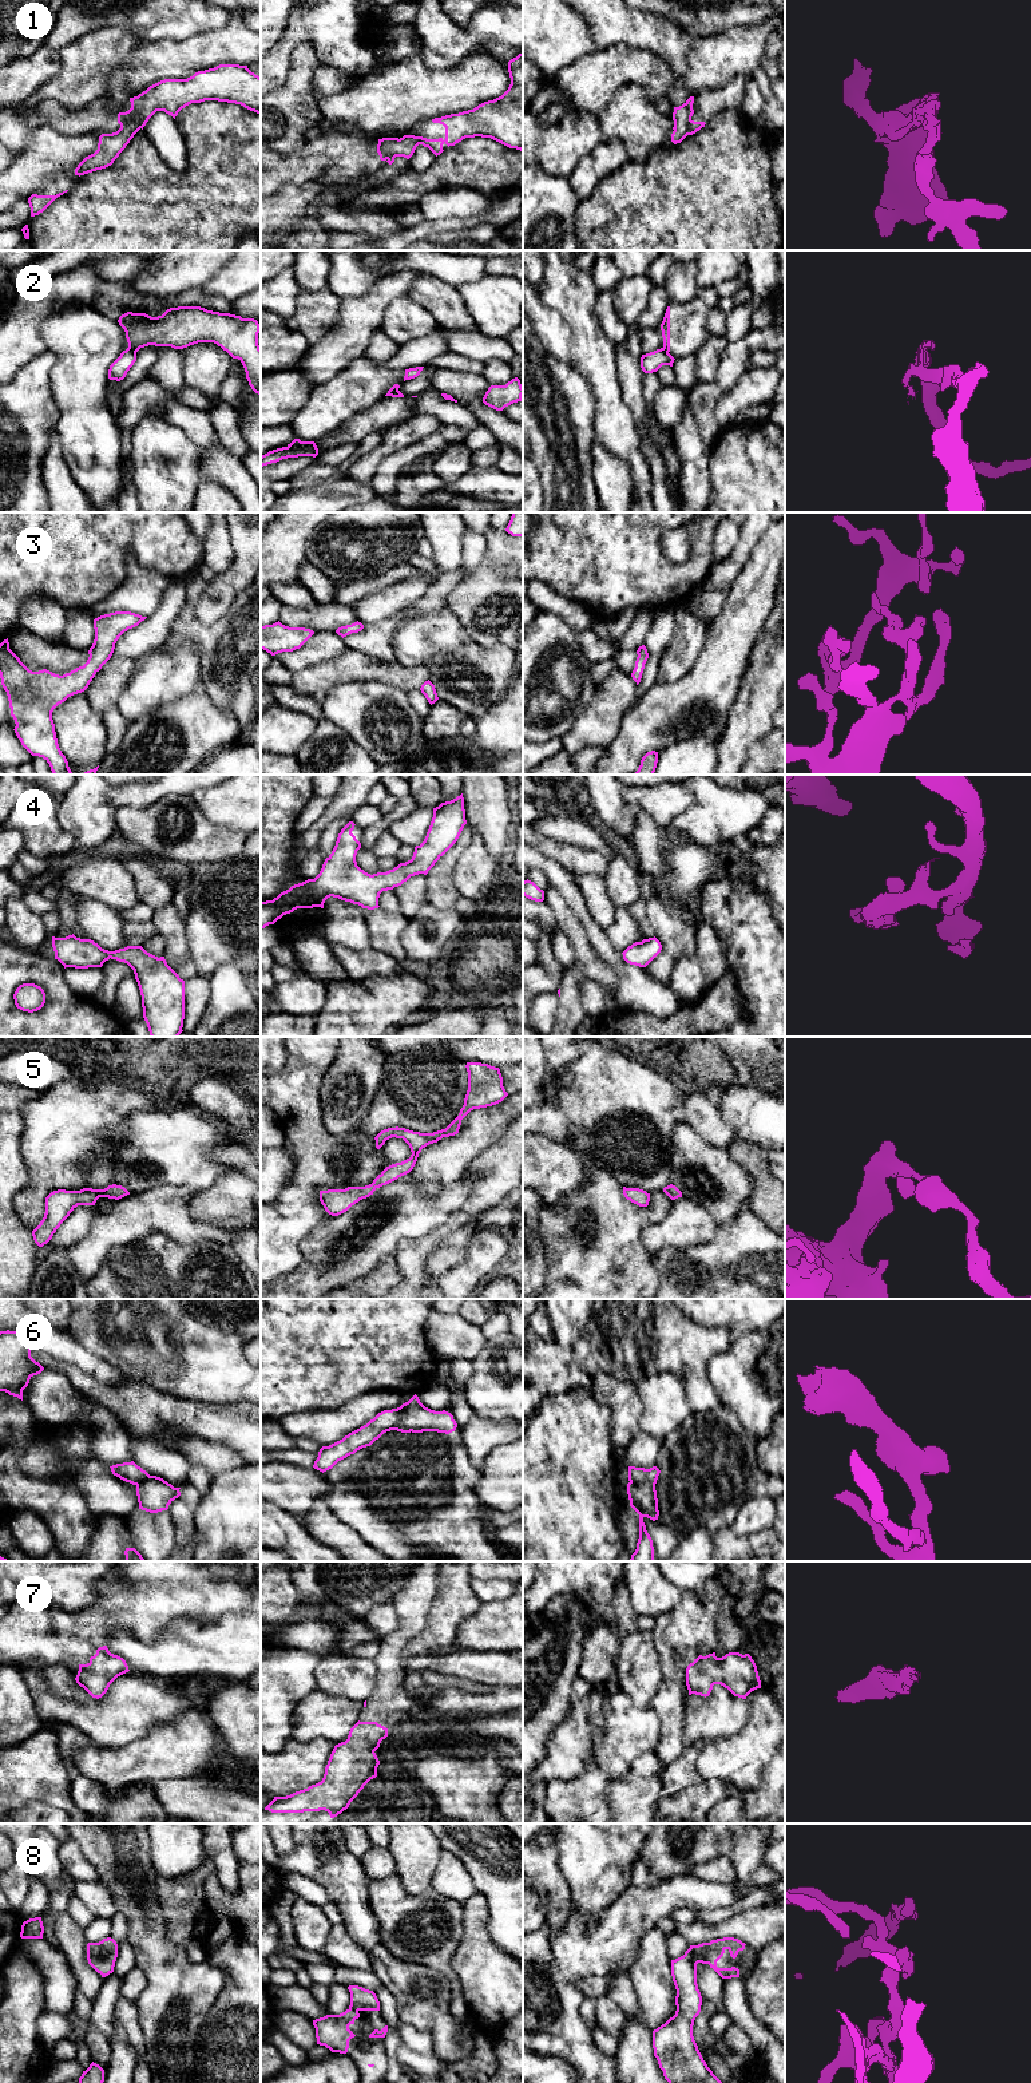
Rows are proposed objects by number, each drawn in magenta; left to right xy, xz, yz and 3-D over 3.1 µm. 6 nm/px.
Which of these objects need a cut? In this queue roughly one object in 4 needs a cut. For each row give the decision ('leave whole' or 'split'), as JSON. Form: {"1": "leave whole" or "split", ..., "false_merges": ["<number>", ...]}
{"1": "split", "2": "split", "3": "leave whole", "4": "leave whole", "5": "leave whole", "6": "split", "7": "leave whole", "8": "leave whole", "false_merges": ["1", "2", "6"]}

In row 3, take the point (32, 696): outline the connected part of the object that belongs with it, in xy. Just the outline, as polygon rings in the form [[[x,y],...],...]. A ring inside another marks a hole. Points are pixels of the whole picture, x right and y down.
[[[131,611],[95,618],[95,639],[87,662],[63,676],[47,669],[29,670],[9,649],[8,638],[0,643],[0,678],[16,724],[13,730],[32,756],[43,757],[49,764],[53,775],[96,775],[99,765],[84,773],[71,772],[58,744],[52,712],[68,697],[84,692],[111,658],[119,637],[146,618]]]

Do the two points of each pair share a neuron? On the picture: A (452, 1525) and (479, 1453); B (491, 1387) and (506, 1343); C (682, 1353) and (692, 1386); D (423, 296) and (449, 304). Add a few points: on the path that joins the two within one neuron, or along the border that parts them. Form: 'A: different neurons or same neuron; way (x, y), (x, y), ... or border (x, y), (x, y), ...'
A: different neurons; border (462, 1436), (462, 1444), (468, 1460), (479, 1469)
B: same neuron; way (502, 1377), (506, 1373), (506, 1354)
C: same neuron; way (688, 1361), (692, 1378)
D: same neuron; way (429, 296), (436, 296), (443, 301)

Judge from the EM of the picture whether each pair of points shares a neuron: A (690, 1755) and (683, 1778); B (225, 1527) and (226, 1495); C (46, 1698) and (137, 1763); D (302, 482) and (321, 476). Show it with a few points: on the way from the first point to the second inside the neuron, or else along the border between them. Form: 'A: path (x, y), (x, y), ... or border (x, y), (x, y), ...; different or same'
A: path (686, 1761), (683, 1773); same
B: path (226, 1519), (226, 1503); same
C: border (145, 1735), (114, 1747), (99, 1747), (91, 1742); different
D: path (306, 479), (317, 476); same

